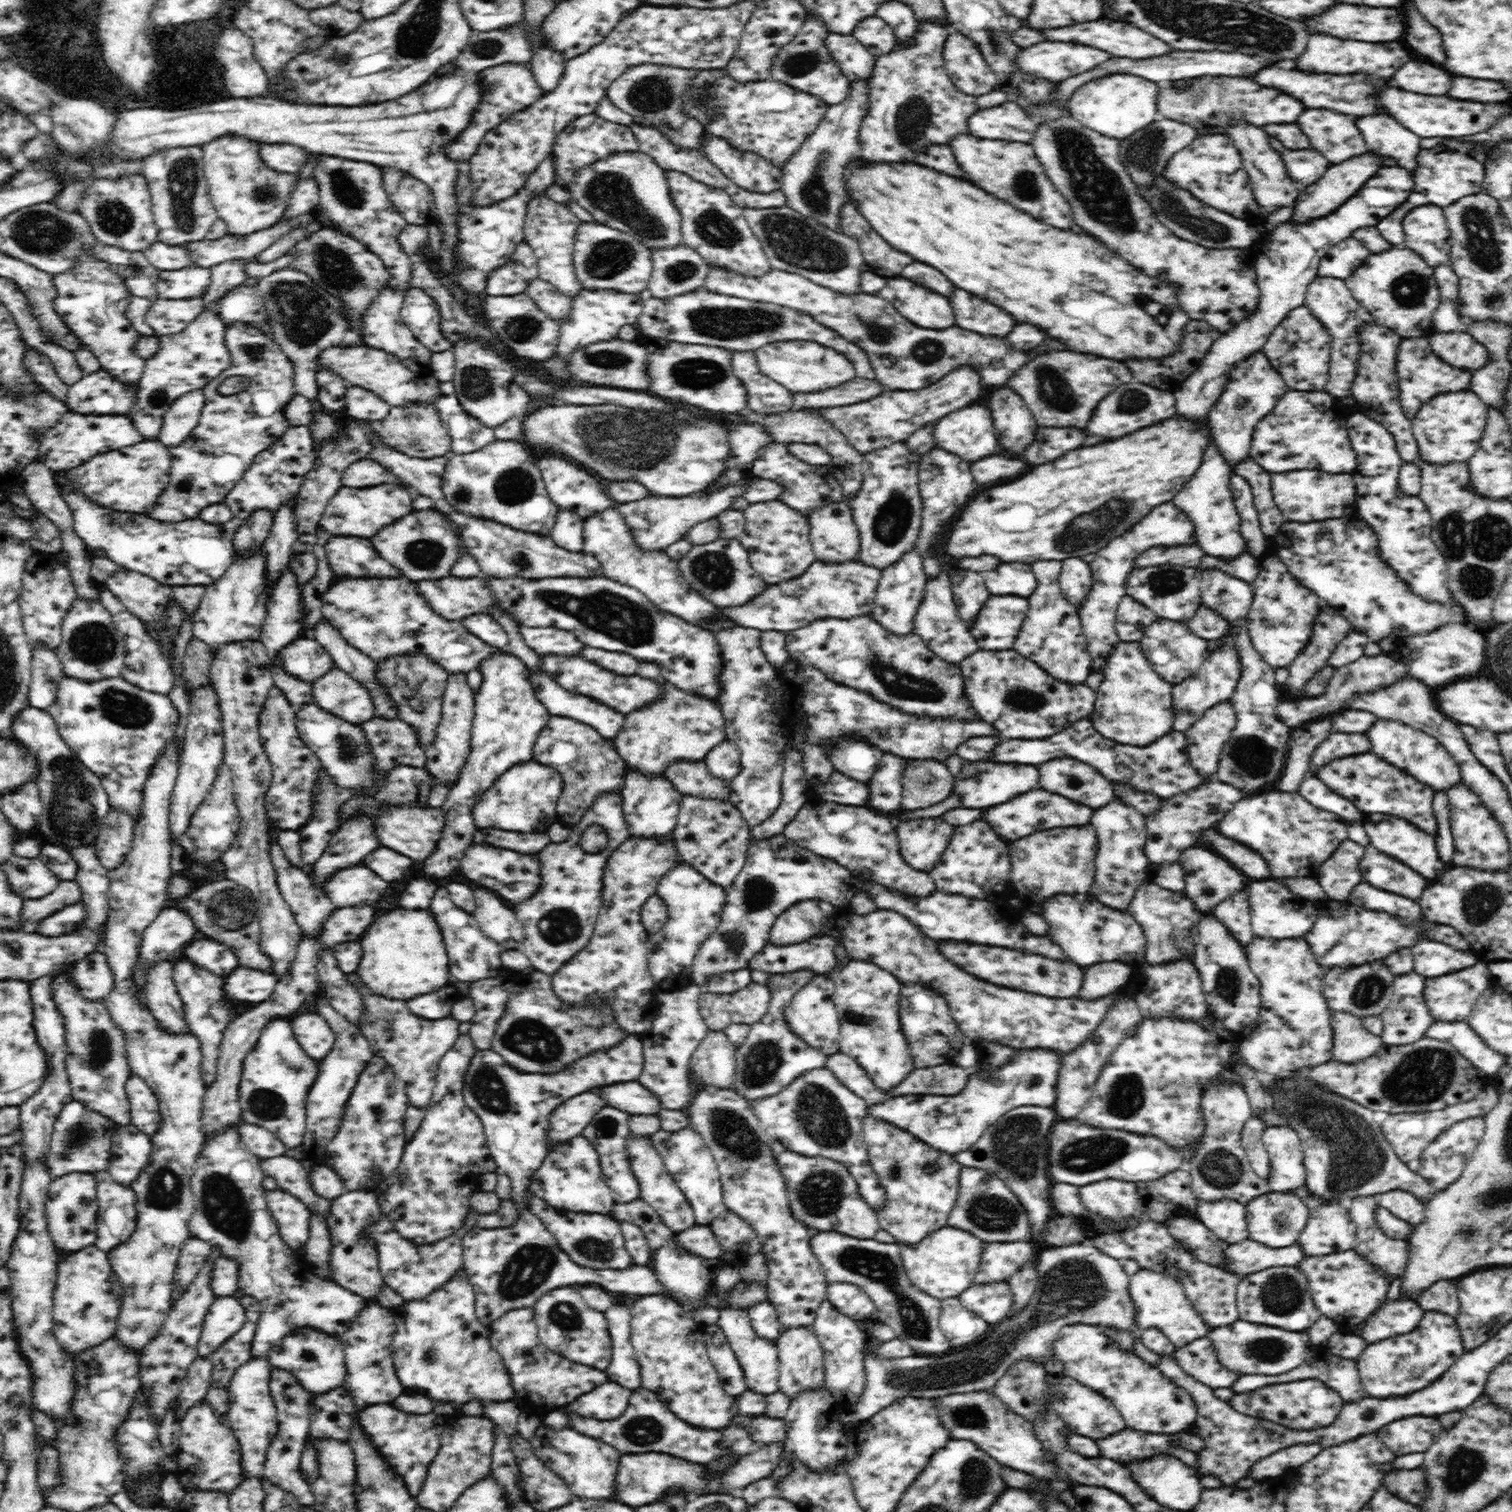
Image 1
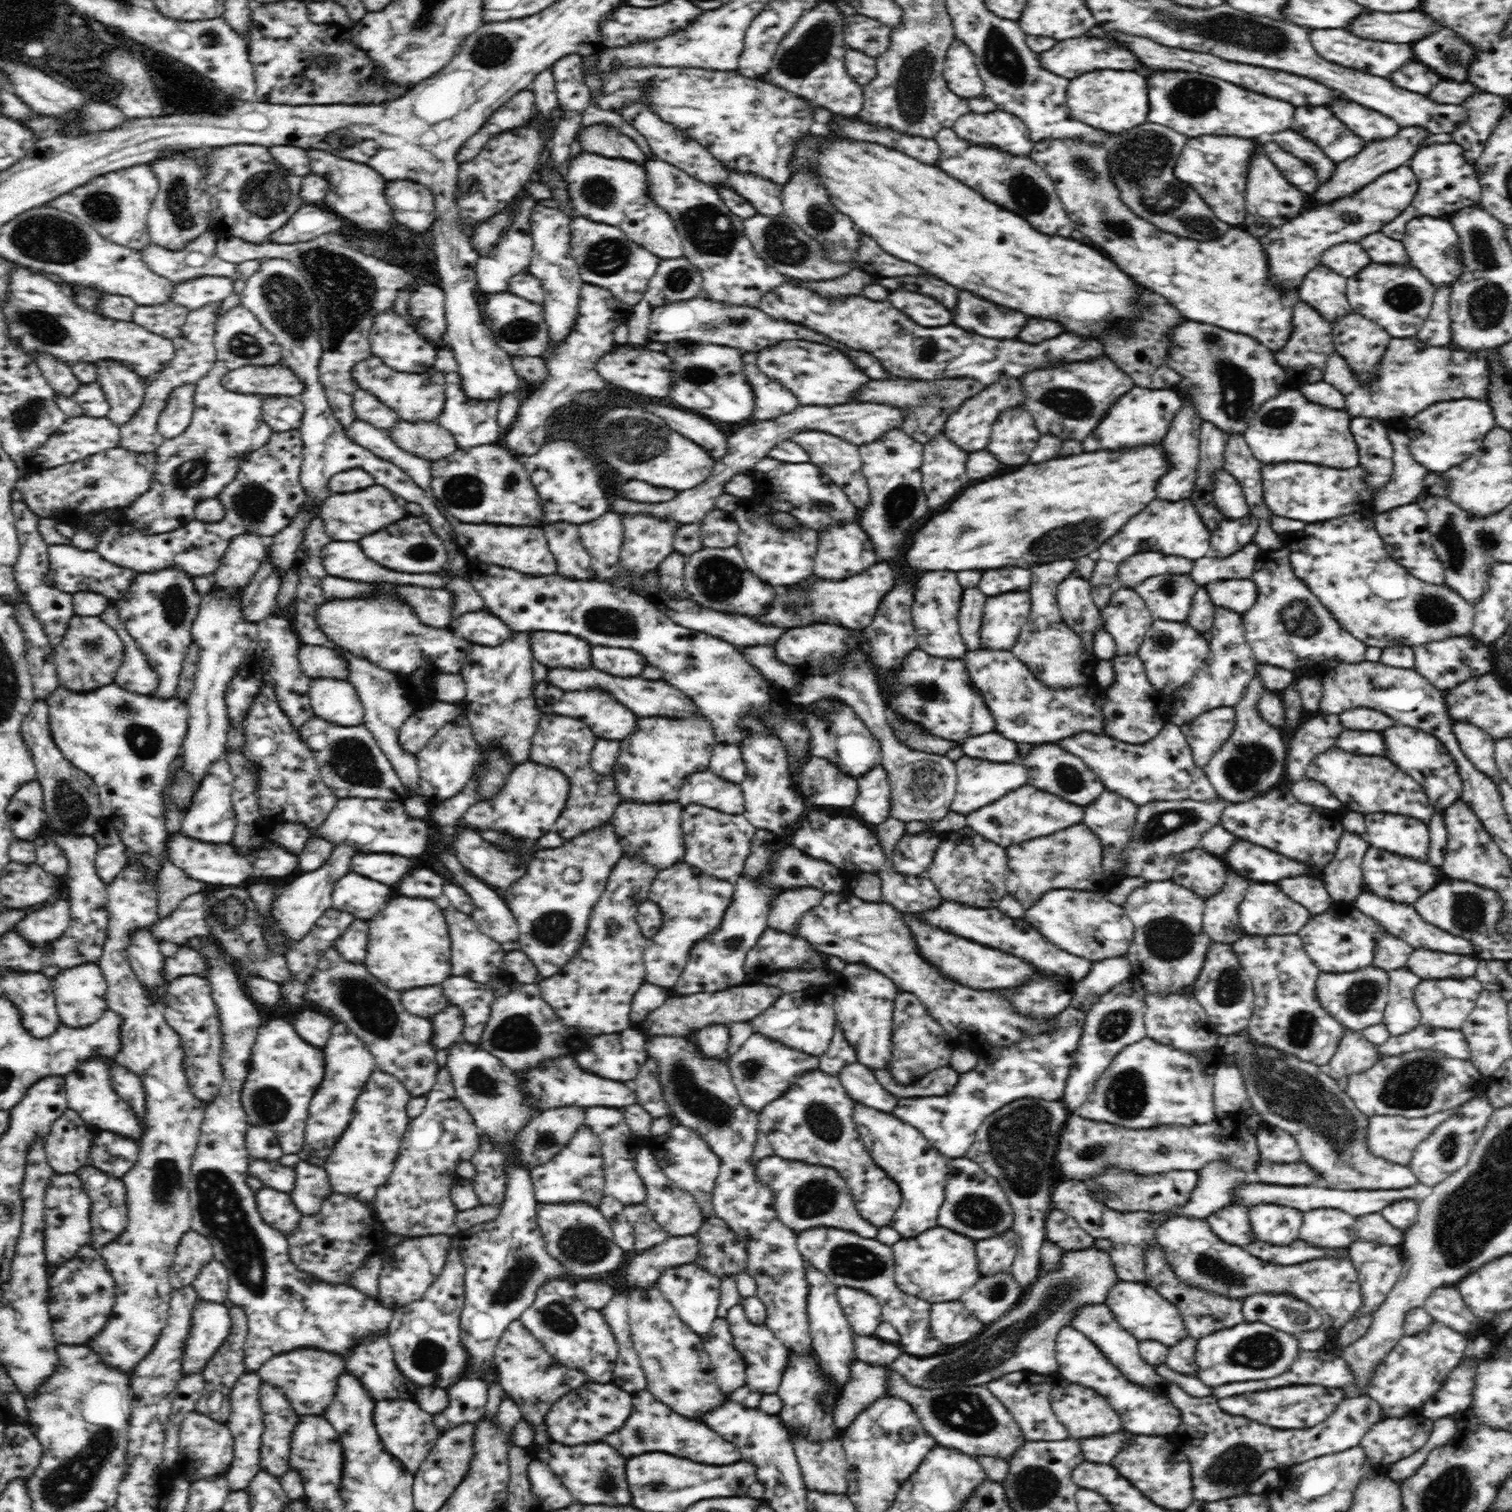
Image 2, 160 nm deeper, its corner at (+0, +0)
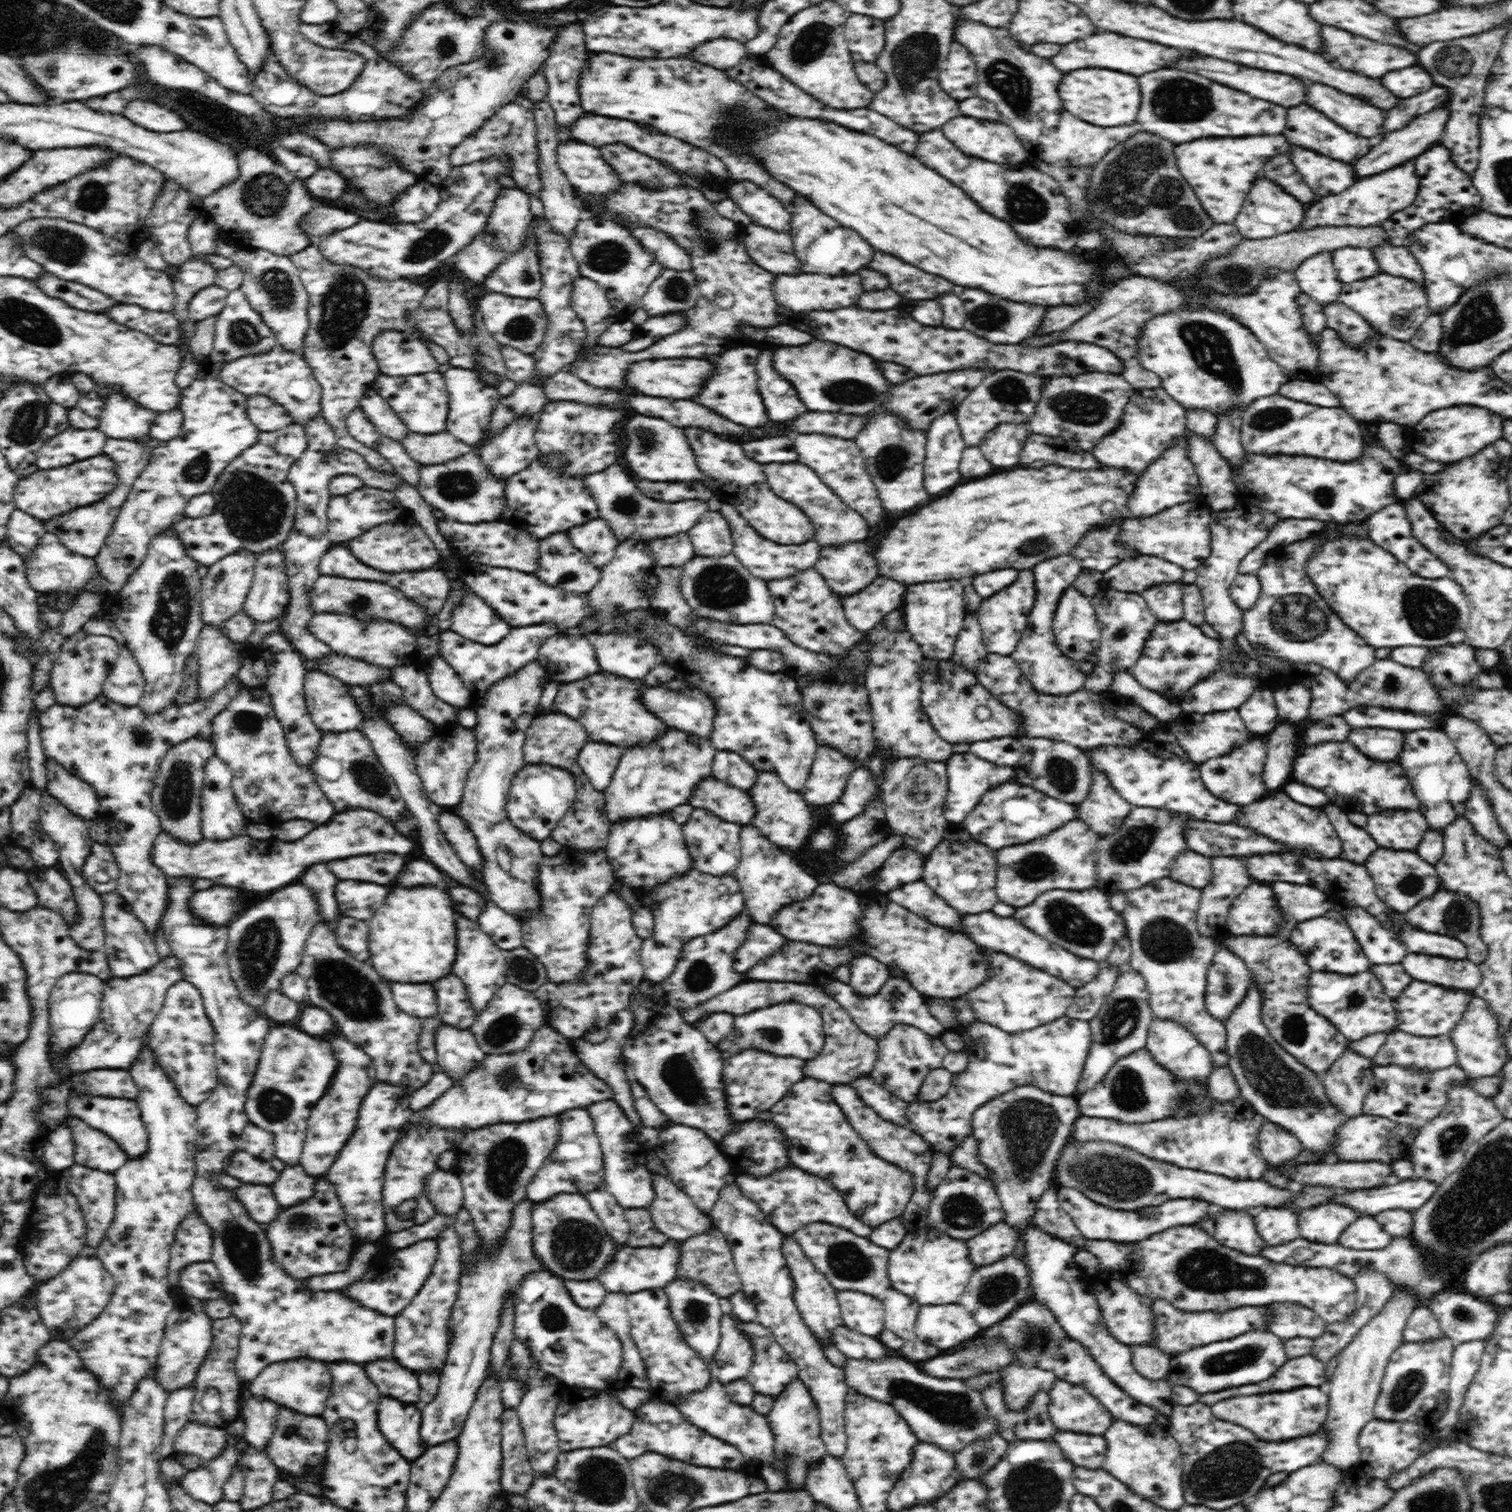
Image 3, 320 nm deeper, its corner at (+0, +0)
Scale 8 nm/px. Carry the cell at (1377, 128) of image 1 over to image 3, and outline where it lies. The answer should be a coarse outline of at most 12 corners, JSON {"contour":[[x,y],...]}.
{"contour":[[1306,84],[1306,104],[1370,140],[1384,112],[1336,88]]}

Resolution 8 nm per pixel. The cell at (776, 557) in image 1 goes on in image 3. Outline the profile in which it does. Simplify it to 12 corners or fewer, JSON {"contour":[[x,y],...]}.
{"contour":[[722,502],[733,553],[755,577],[788,578],[816,565],[815,540],[778,544]]}

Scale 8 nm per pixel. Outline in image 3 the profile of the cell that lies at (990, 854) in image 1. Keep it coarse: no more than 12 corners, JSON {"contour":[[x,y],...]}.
{"contour":[[942,840],[922,880],[961,916],[988,912],[996,854]]}

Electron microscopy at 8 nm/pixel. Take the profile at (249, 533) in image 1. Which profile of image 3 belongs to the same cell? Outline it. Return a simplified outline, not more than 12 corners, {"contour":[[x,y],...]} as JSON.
{"contour":[[240,550],[202,578],[201,621],[242,610],[257,556]]}

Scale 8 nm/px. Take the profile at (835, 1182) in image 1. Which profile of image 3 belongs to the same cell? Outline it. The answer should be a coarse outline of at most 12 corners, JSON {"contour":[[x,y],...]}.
{"contour":[[794,1164],[762,1178],[736,1172],[740,1192],[784,1235],[832,1222],[872,1228],[829,1180]]}

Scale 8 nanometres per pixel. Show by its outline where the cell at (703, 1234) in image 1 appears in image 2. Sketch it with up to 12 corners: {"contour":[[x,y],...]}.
{"contour":[[696,1234],[669,1236],[632,1256],[626,1286],[654,1287],[664,1270],[695,1263]]}

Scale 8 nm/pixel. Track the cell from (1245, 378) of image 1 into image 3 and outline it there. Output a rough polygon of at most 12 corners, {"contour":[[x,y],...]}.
{"contour":[[1236,318],[1144,324],[1140,365],[1185,409],[1243,412],[1290,380]]}

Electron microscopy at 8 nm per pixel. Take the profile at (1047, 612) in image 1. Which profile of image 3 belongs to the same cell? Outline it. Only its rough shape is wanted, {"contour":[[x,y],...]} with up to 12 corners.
{"contour":[[1070,556],[1034,566],[1036,604],[1011,657],[1042,694],[1087,677],[1059,652],[1060,596],[1083,570]]}

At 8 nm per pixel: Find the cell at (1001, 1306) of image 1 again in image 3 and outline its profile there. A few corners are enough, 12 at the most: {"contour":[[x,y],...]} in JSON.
{"contour":[[1012,1254],[977,1267],[958,1303],[981,1329],[1031,1299]]}

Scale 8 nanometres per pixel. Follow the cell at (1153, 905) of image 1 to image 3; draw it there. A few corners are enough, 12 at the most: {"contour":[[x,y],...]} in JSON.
{"contour":[[1166,878],[1130,890],[1131,954],[1158,1020],[1229,1064],[1206,1009],[1222,947],[1198,932],[1200,889]]}

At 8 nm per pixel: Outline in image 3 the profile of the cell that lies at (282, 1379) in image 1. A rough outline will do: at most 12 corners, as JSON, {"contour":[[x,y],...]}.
{"contour":[[263,1397],[243,1404],[243,1437],[266,1448],[279,1404]]}

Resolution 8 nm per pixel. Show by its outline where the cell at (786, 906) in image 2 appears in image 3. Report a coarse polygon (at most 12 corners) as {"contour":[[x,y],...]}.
{"contour":[[743,825],[732,875],[744,912],[767,925],[818,880],[790,851]]}

